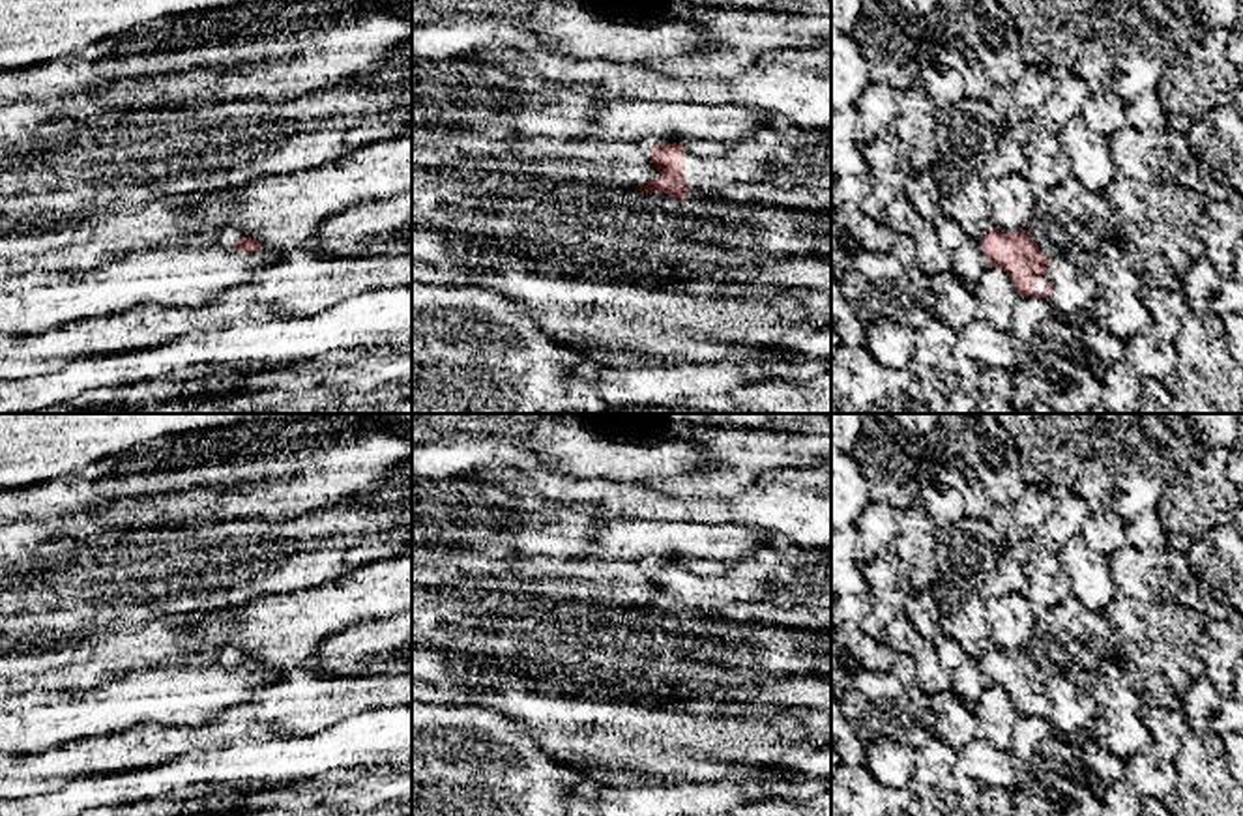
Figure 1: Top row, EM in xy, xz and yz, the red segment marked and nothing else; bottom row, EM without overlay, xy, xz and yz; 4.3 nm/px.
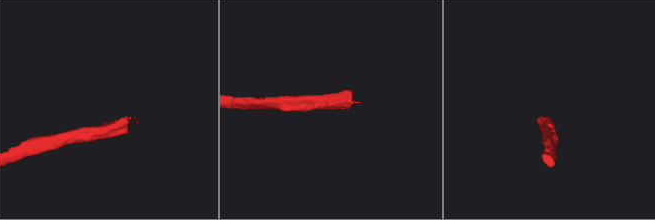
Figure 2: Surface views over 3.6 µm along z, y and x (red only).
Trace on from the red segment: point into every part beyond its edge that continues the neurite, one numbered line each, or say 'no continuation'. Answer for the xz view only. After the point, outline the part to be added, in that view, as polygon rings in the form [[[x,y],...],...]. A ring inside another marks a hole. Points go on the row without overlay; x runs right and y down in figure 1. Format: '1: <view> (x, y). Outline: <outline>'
1: xz (792, 575). Outline: [[[764,546],[713,576],[685,573],[685,608],[715,610],[734,603],[809,606],[831,614],[831,548]]]

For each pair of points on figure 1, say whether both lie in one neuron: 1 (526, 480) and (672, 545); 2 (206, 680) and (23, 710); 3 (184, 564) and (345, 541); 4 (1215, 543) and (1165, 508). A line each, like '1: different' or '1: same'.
1: different
2: same
3: same
4: different

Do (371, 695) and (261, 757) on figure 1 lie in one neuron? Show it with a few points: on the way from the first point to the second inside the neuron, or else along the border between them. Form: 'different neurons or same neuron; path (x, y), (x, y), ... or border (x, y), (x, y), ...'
different neurons; border (328, 727), (307, 736), (251, 738)

